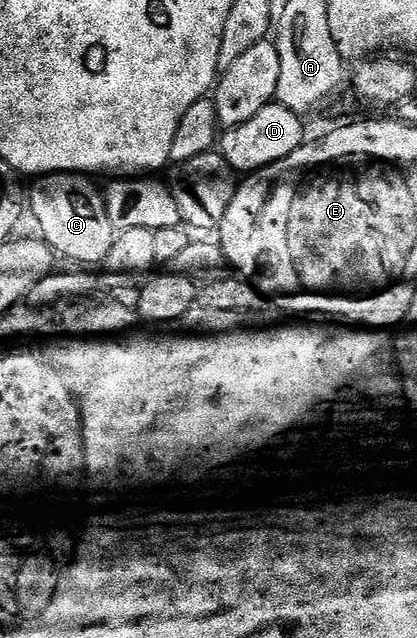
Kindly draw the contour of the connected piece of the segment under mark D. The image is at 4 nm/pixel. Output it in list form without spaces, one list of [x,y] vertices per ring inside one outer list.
[[[268,103],[263,109],[259,109],[259,113],[255,113],[255,117],[251,117],[251,121],[243,121],[243,125],[220,132],[219,154],[233,166],[234,172],[260,171],[261,168],[269,167],[290,155],[306,142],[307,135],[301,119],[302,116],[298,112],[287,109],[282,103]]]

